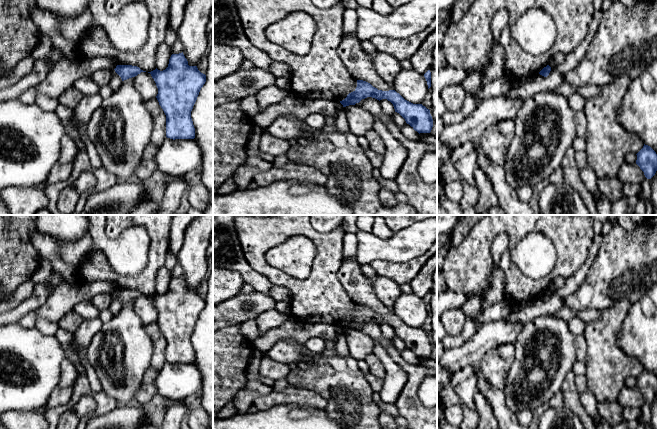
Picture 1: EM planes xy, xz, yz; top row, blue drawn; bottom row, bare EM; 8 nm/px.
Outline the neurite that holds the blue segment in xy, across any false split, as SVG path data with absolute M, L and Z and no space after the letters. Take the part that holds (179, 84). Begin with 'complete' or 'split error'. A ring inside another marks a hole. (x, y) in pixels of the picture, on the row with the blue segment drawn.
complete; M183 52L172 54L165 70L156 68L148 73L156 83L156 98L166 115L166 137L194 139L191 111L206 82L206 75L197 66L188 65Z

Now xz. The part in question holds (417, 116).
complete; M357 80L356 89L349 93L340 103L343 107L355 105L367 97L372 97L379 101L387 99L393 104L395 112L399 113L415 131L419 134L431 132L433 119L430 110L422 104L413 104L405 100L395 90L378 90L366 81Z

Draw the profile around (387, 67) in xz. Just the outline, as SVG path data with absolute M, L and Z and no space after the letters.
M379 51L368 53L377 74L388 84L392 85L395 76L402 70L400 61L391 55Z

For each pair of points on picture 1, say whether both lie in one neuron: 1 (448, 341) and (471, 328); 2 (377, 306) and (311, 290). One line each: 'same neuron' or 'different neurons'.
1: same neuron
2: different neurons

